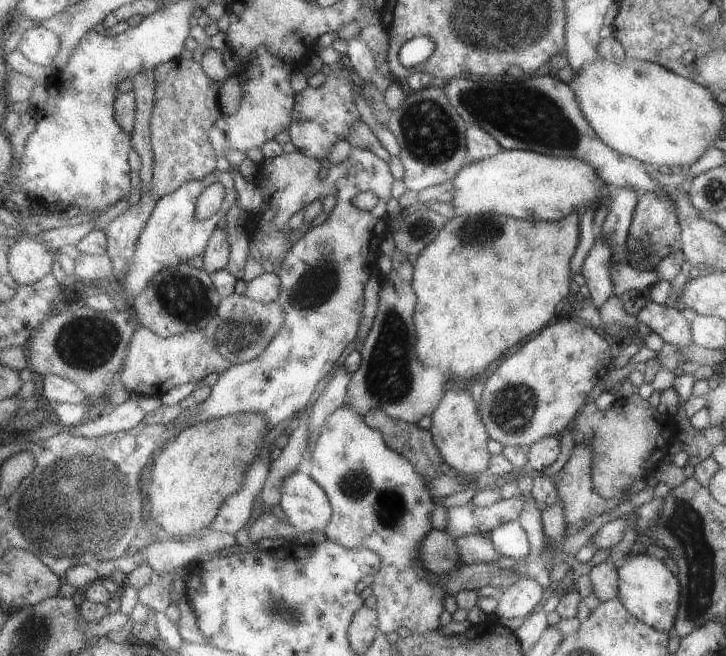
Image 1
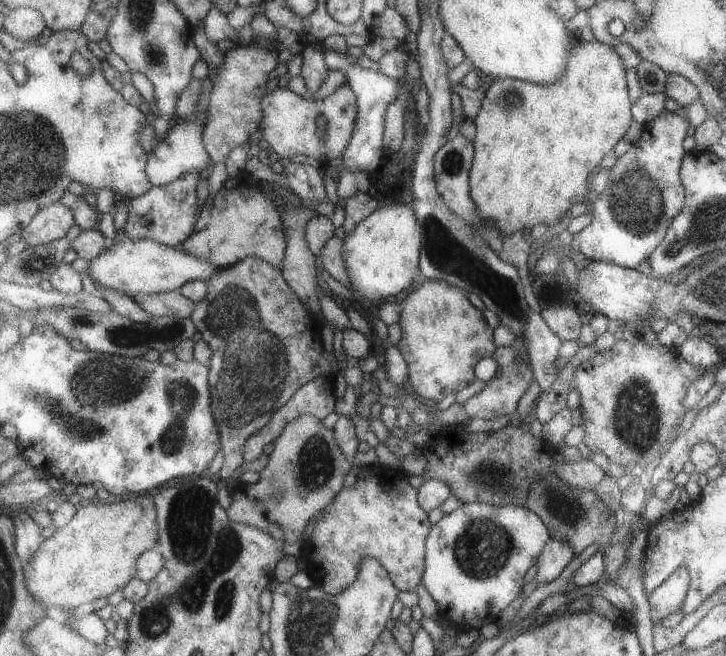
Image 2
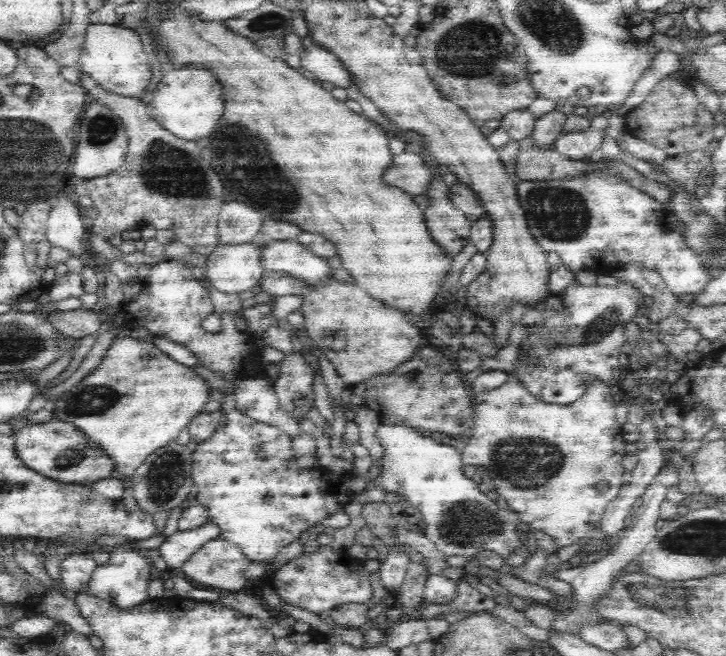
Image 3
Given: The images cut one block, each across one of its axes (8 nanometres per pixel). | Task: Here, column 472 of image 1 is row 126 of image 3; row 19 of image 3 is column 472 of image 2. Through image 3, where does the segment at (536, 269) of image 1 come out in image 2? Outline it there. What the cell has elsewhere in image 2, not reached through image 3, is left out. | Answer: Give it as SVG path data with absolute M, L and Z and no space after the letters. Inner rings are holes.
M577 40L573 44L573 58L569 58L569 70L565 70L565 78L561 78L561 82L553 82L549 86L543 86L543 84L531 84L531 82L523 82L523 80L515 80L515 78L495 78L495 82L491 84L491 88L485 96L483 108L481 108L479 116L475 118L477 136L473 140L475 142L475 160L473 160L473 170L471 170L471 188L473 188L473 200L477 202L477 208L485 220L497 224L497 228L501 228L507 236L513 236L515 232L529 230L537 222L541 222L543 226L555 226L559 216L565 212L565 208L569 204L583 200L587 174L597 166L597 162L615 146L615 142L631 126L631 104L627 98L625 78L623 78L623 74L627 70L623 70L621 62L625 62L625 60L615 54L613 46L597 42L597 40L591 40L591 42Z

